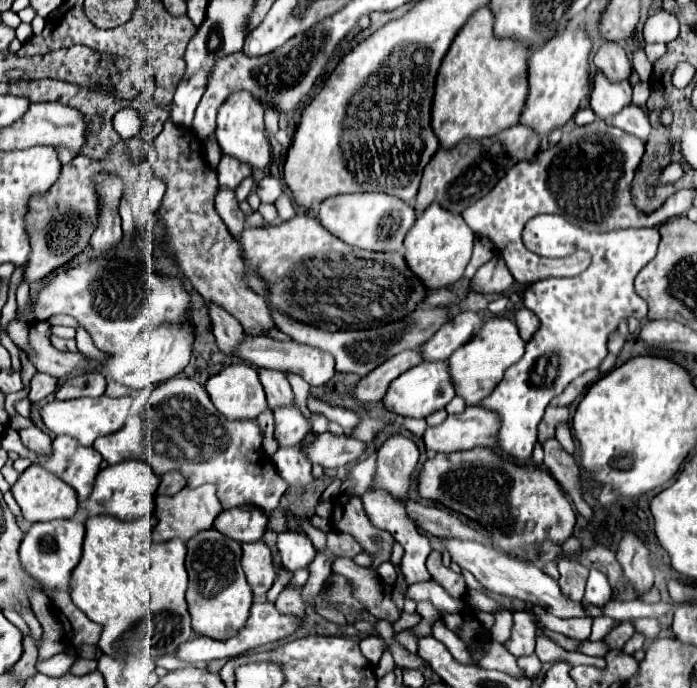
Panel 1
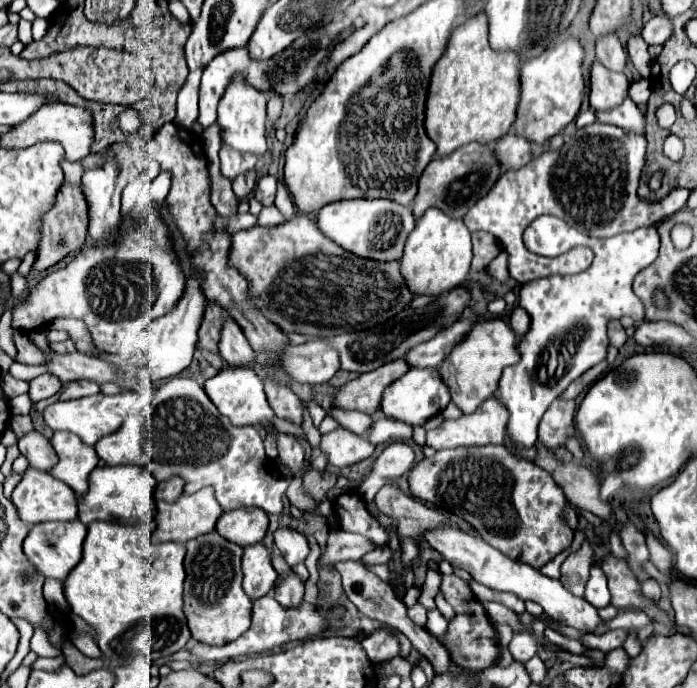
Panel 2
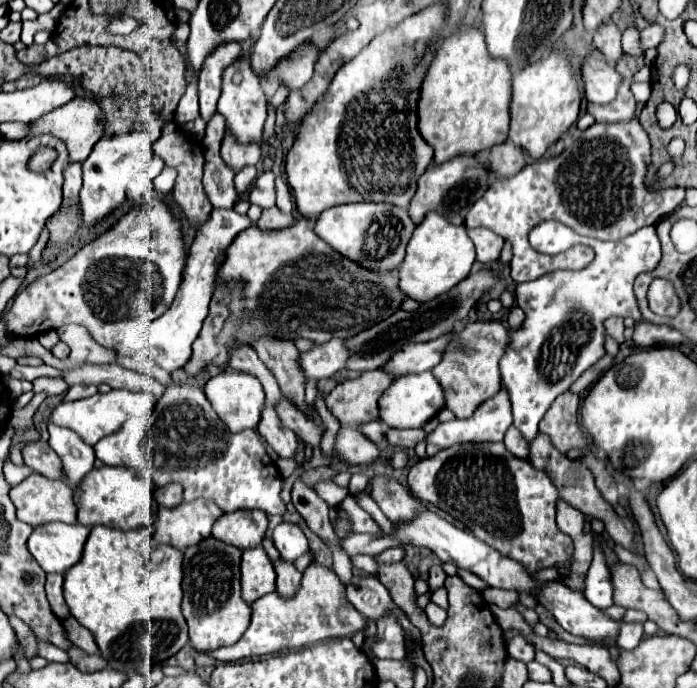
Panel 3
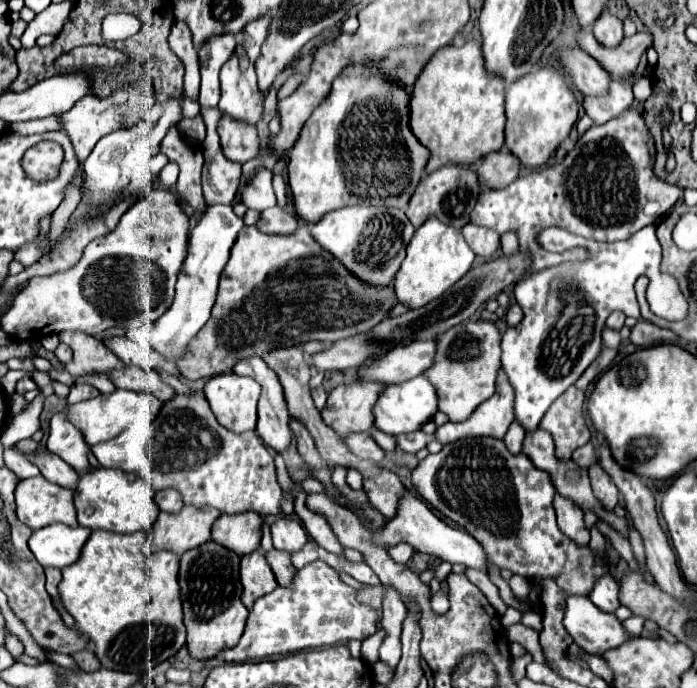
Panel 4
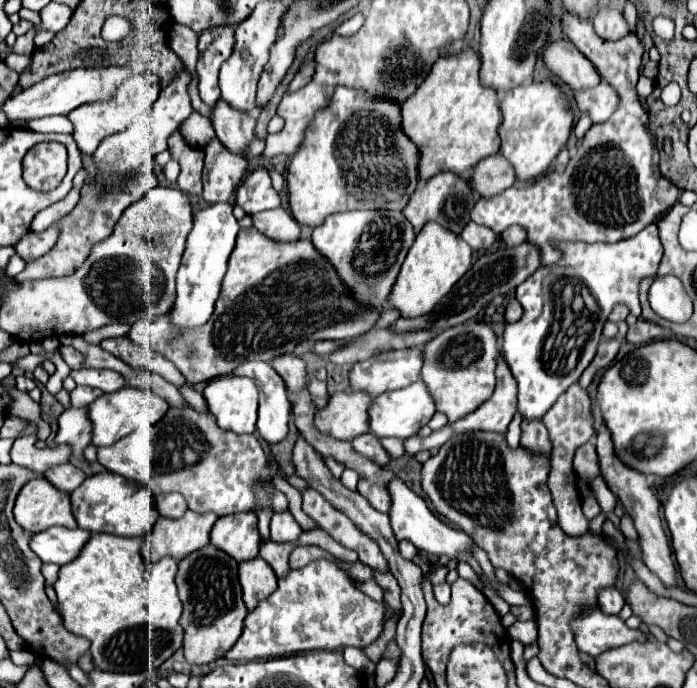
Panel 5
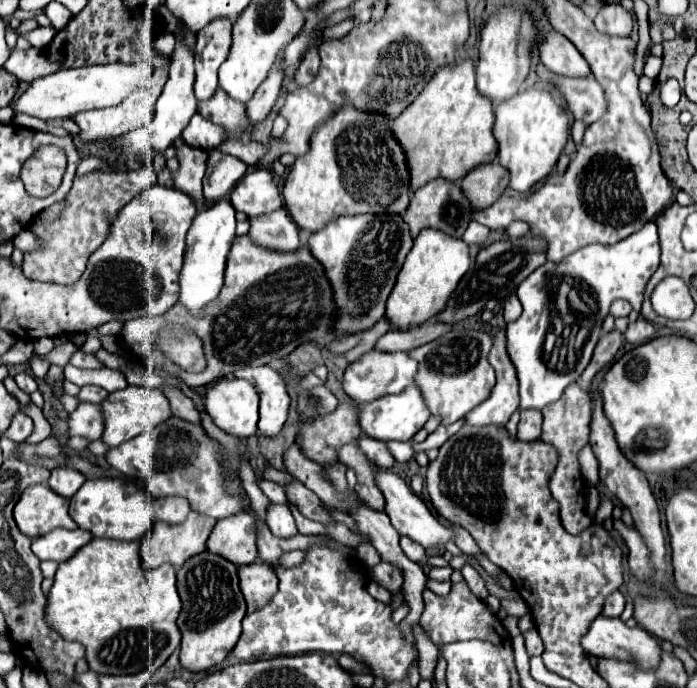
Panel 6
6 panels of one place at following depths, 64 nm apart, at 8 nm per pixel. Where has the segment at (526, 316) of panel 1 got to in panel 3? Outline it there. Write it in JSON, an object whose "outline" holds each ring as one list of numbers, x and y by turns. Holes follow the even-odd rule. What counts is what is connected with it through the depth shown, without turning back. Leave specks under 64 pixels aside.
{"outline":[[512,306,512,310,510,310,510,316,508,316,508,324,510,324,510,330,518,330,518,328,522,328,522,324,524,324,524,312,518,308,518,306]]}

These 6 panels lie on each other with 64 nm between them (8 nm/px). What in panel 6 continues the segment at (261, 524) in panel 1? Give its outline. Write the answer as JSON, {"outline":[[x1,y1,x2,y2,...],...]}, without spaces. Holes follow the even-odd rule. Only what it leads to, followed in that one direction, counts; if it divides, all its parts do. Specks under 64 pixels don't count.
{"outline":[[248,512,218,520,210,538,208,550,232,560,236,566,252,564,258,558,256,550,256,520]]}

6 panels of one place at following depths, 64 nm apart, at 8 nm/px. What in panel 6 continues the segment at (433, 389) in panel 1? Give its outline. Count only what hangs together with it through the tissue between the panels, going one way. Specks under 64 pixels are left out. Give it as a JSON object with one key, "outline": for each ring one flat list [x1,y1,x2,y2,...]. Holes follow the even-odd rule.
{"outline":[[416,384,404,388,398,394,388,394,374,402,362,404,360,408,360,428,364,434,376,440,412,440,412,436,426,424,428,418,430,418,430,410]]}

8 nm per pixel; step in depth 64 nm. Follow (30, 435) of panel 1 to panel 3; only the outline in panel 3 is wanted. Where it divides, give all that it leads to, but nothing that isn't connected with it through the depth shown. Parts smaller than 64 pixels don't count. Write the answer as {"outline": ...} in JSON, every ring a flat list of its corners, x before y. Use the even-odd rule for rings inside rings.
{"outline":[[32,440,26,442,26,446,22,448,22,456,28,468,32,468,34,472,52,478,52,480,60,480,60,458,56,456,56,452,48,446,48,442,42,440]]}

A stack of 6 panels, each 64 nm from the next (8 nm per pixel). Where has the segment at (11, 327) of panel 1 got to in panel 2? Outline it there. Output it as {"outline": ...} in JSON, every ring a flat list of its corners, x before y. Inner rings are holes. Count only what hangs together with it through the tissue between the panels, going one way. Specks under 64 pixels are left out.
{"outline":[[14,328,14,344,18,348,18,362,24,362,24,364,42,364,44,362,44,356,42,352,30,342,28,334,26,332,20,332,18,328]]}

